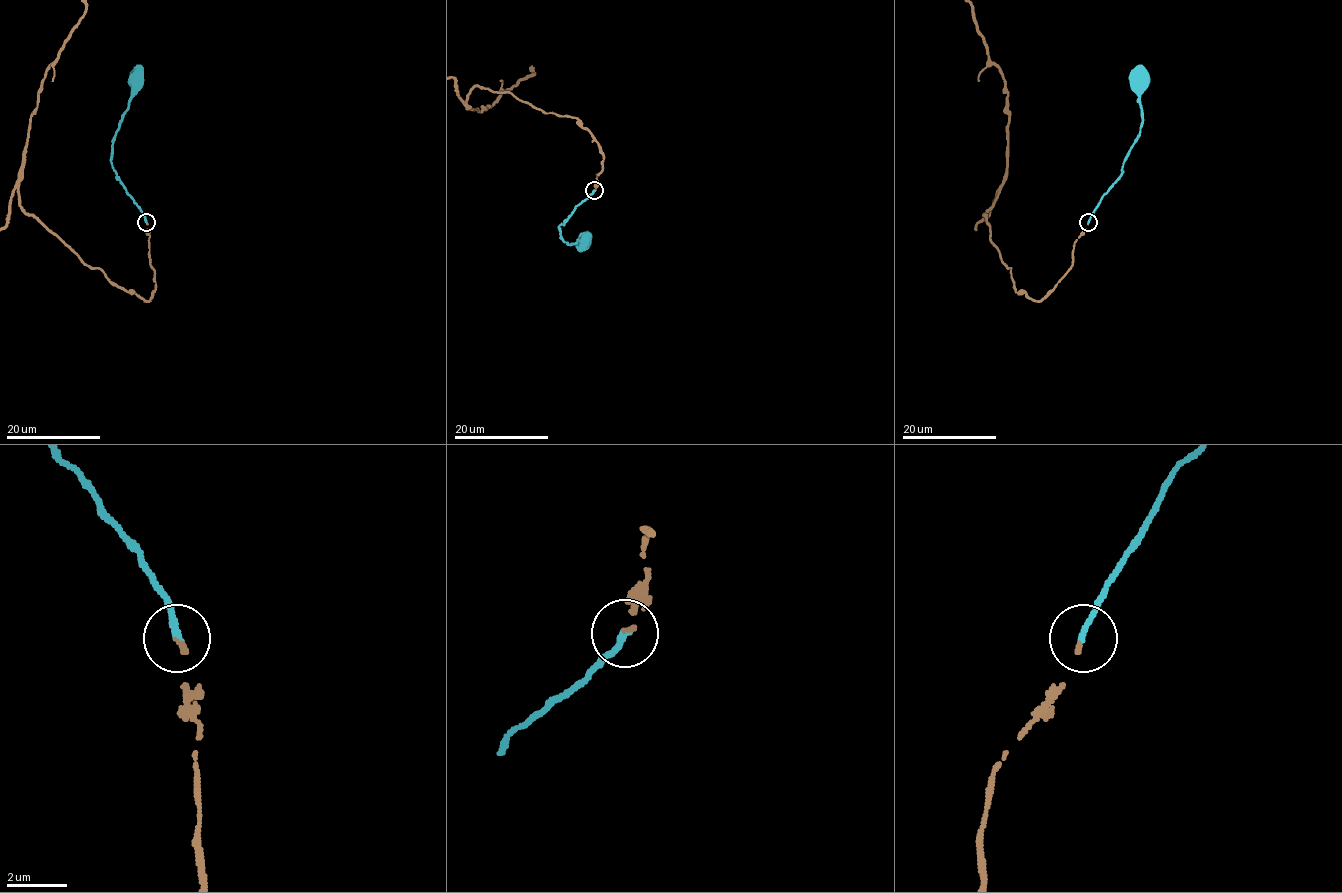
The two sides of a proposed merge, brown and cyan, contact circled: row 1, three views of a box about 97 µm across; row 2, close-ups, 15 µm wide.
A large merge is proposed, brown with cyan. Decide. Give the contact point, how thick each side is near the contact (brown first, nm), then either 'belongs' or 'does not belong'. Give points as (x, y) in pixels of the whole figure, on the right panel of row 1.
(1088, 222) | 140/200 nm | belongs

